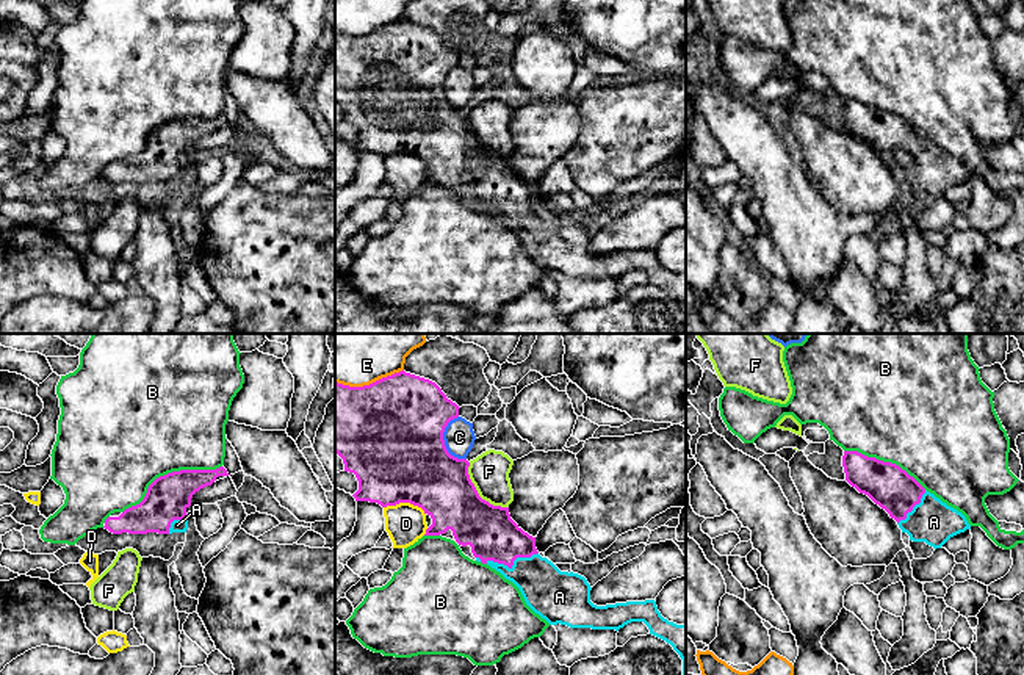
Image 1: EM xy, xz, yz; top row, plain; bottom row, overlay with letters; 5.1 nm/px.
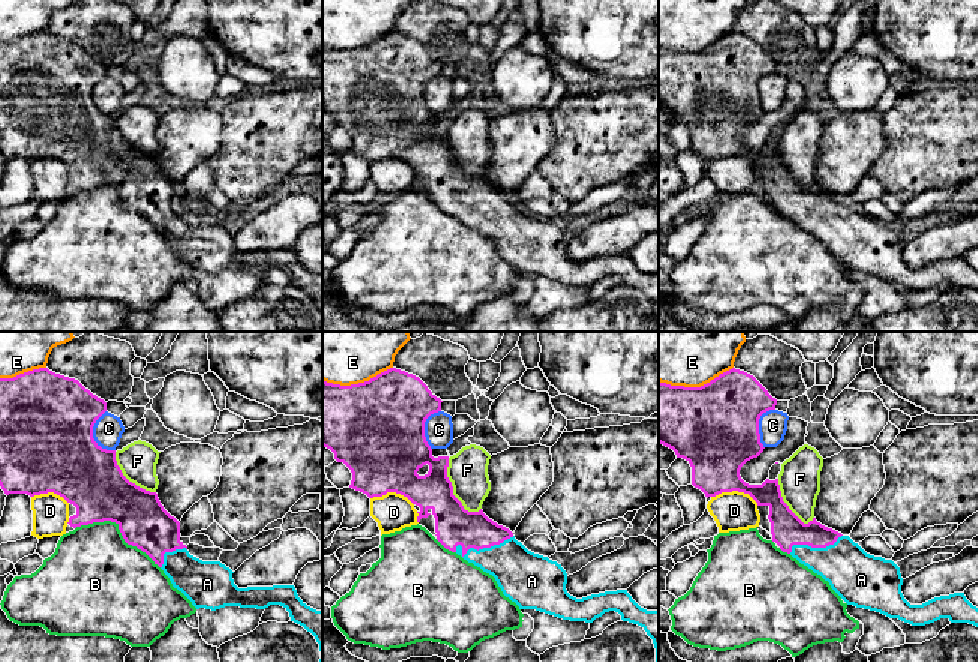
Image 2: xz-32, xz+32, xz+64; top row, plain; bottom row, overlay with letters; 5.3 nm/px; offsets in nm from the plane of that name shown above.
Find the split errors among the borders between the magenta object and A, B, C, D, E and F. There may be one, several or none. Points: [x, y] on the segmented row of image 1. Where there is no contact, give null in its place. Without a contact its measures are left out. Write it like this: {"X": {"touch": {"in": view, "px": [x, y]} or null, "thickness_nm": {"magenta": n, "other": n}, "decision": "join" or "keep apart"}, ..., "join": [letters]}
{"A": {"touch": {"in": "xz", "px": [512, 564]}, "thickness_nm": {"magenta": 260, "other": 260}, "decision": "join"}, "B": {"touch": {"in": "xy", "px": [168, 473]}, "thickness_nm": {"magenta": 220, "other": 500}, "decision": "keep apart"}, "C": {"touch": {"in": "xz", "px": [443, 442]}, "thickness_nm": {"magenta": 500, "other": 160}, "decision": "keep apart"}, "D": {"touch": {"in": "xz", "px": [406, 501]}, "thickness_nm": {"magenta": 480, "other": 200}, "decision": "keep apart"}, "E": {"touch": {"in": "xz", "px": [370, 384]}, "thickness_nm": {"magenta": 500, "other": 480}, "decision": "keep apart"}, "F": {"touch": {"in": "xz", "px": [478, 494]}, "thickness_nm": {"magenta": 320, "other": 200}, "decision": "keep apart"}, "join": ["A"]}

